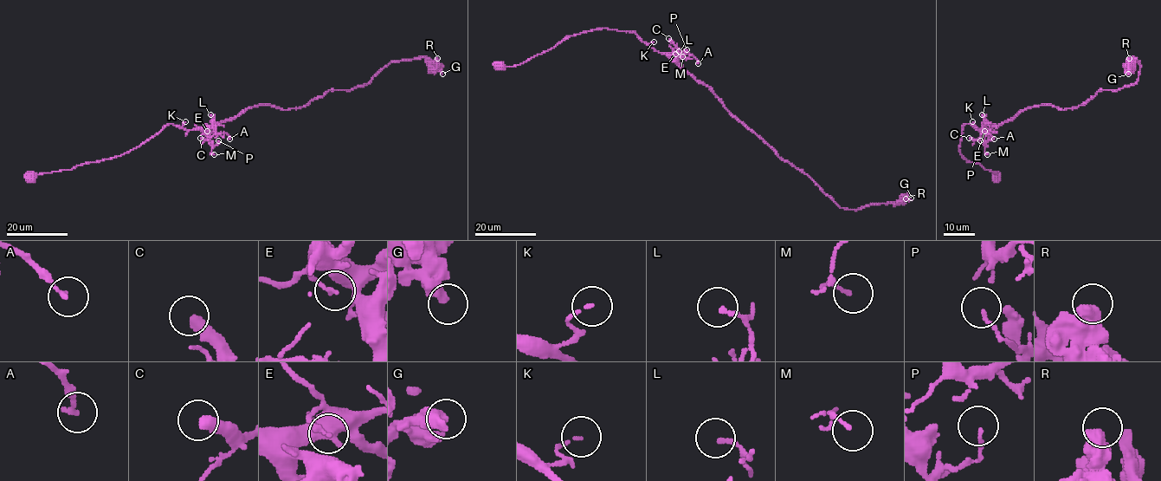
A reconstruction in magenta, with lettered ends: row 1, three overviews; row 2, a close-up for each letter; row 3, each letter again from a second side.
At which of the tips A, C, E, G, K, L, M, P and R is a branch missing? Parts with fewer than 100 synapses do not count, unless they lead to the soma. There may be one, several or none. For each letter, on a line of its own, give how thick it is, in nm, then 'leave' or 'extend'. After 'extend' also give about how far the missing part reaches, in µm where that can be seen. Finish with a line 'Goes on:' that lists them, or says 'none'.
A: calibre 180 nm; leave
C: calibre 420 nm; leave
E: calibre 130 nm; leave
G: calibre 440 nm; leave
K: calibre 100 nm; leave
L: calibre 170 nm; leave
M: calibre 80 nm; leave
P: calibre 80 nm; leave
R: calibre 600 nm; leave
Goes on: none

